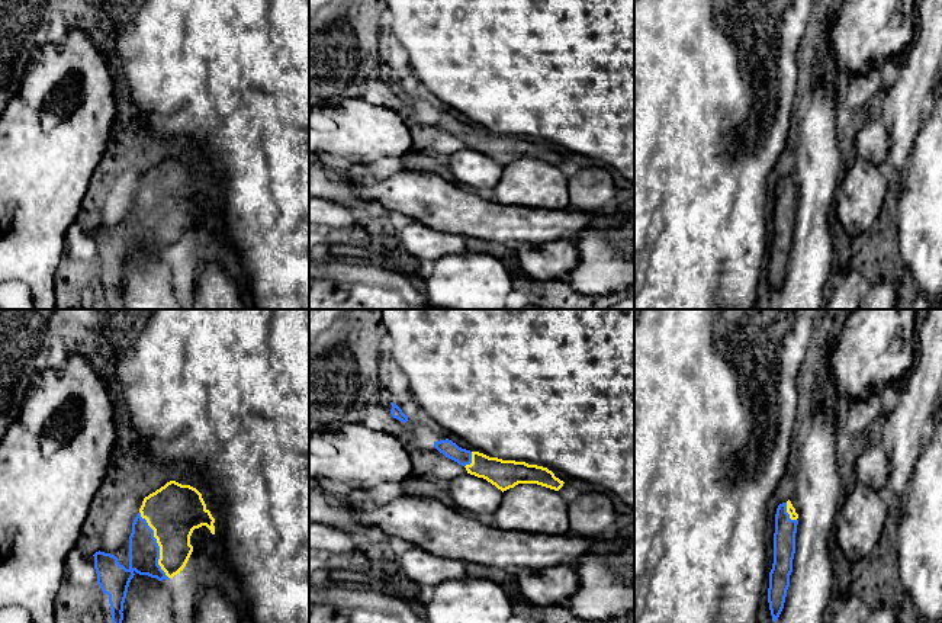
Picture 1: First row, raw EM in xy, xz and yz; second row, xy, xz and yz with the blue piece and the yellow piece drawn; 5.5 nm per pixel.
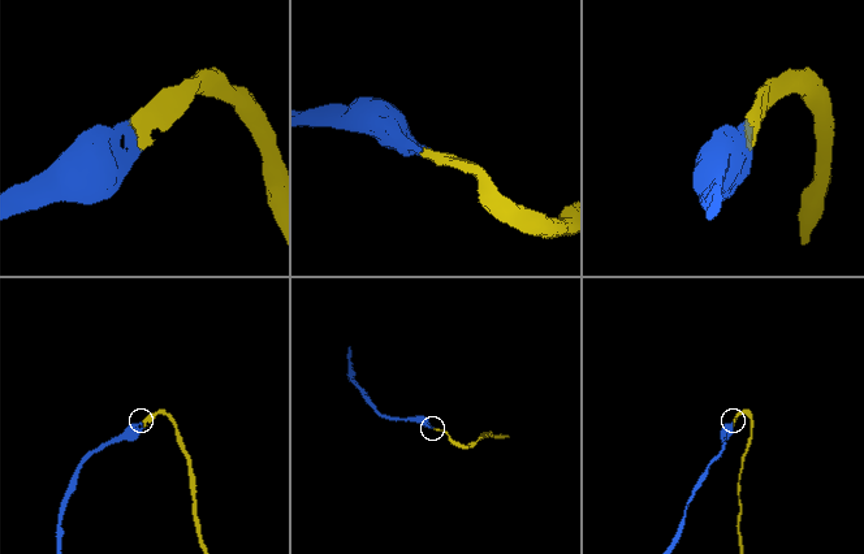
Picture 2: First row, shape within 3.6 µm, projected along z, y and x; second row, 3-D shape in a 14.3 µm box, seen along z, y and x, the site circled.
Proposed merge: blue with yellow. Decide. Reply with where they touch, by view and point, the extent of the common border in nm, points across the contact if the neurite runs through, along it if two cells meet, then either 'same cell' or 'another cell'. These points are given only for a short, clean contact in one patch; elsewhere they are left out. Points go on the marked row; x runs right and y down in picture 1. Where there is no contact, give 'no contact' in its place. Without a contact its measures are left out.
xy (157, 545) | 400 nm | across xy (144, 552), (150, 552), (157, 545), (166, 519), (173, 511) | same cell

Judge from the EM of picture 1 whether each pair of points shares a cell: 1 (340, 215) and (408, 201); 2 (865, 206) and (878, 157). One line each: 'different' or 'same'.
1: different
2: same

